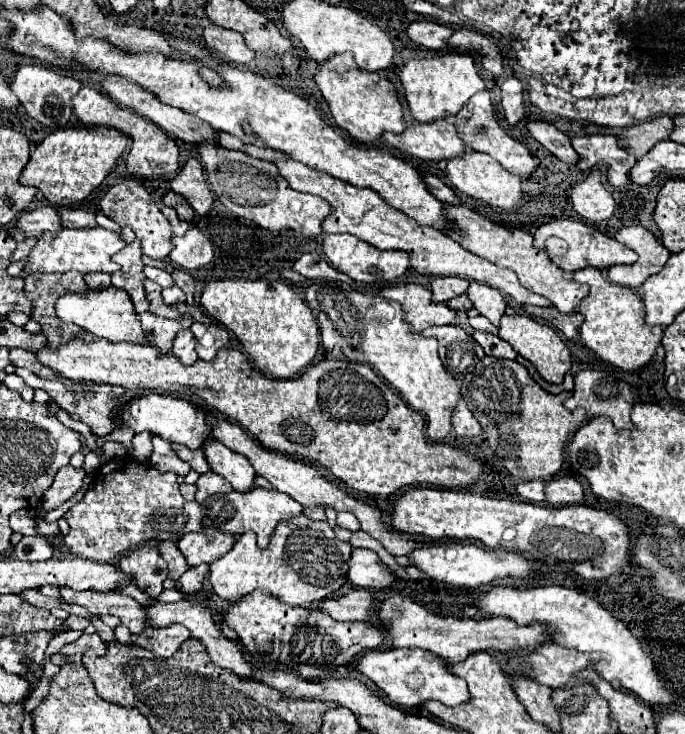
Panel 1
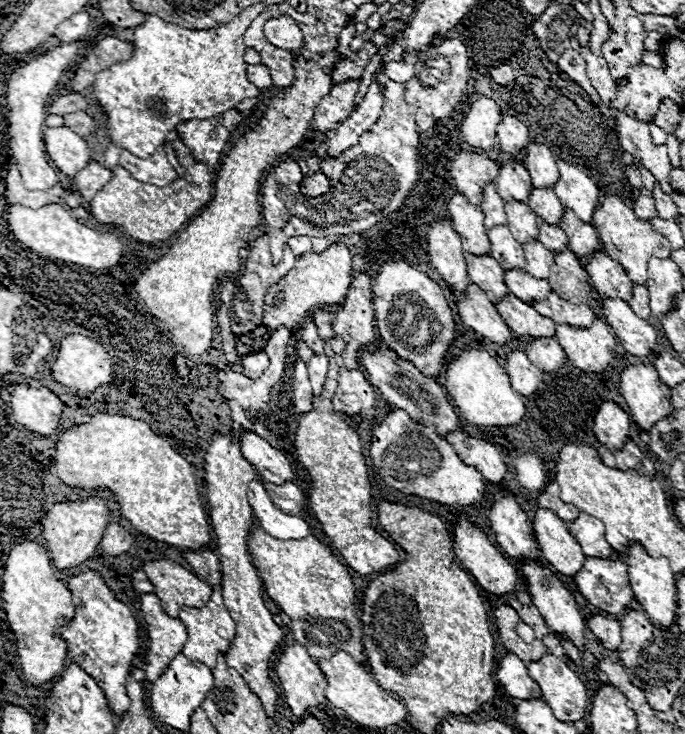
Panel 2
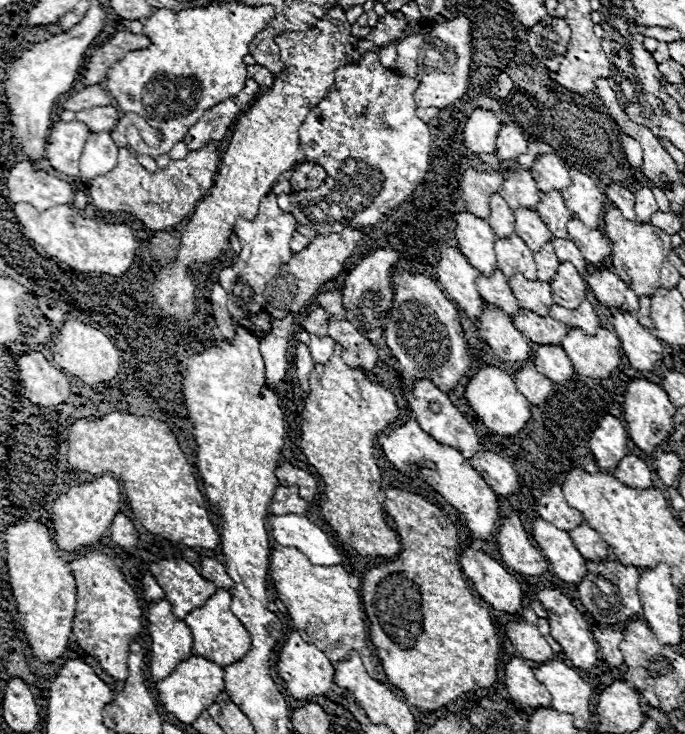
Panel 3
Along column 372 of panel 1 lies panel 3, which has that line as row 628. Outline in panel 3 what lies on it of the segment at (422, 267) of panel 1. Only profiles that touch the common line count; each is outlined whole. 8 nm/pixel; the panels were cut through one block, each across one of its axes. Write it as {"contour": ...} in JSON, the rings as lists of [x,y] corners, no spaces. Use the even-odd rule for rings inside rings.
{"contour":[[[218,588],[204,606],[194,608],[190,614],[186,614],[184,622],[192,628],[192,636],[194,636],[194,648],[192,654],[198,656],[206,656],[206,660],[214,660],[214,664],[234,664],[238,660],[242,660],[246,656],[246,652],[250,650],[250,634],[248,630],[242,626],[242,622],[232,614],[230,610],[230,592]]]}

